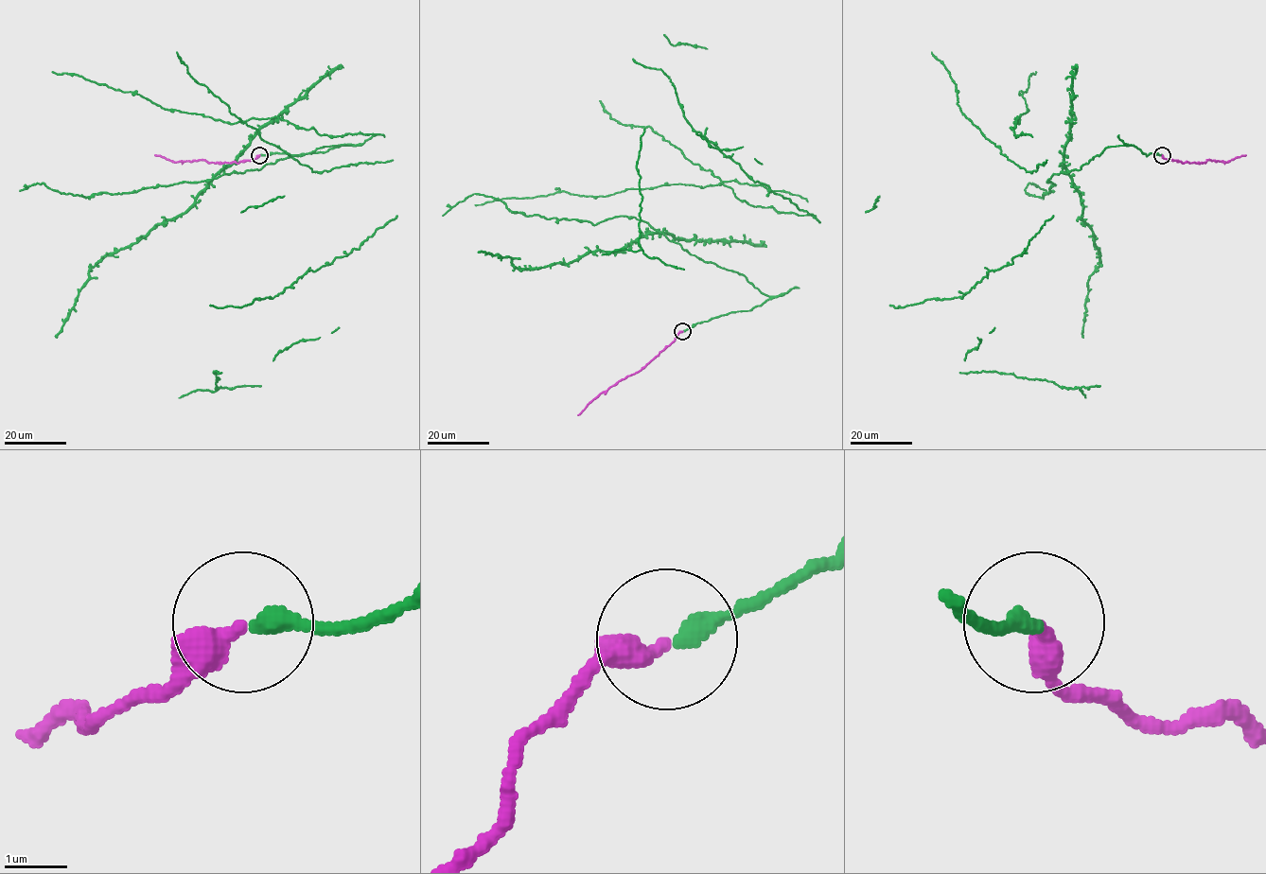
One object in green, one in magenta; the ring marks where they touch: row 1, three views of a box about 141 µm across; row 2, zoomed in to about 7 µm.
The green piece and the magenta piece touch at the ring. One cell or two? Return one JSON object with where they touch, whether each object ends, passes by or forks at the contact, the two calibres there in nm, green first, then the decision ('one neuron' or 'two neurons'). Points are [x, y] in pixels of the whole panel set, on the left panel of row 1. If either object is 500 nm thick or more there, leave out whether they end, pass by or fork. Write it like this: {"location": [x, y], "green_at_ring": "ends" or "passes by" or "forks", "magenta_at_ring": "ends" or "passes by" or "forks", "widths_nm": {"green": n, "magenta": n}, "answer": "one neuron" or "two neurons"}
{"location": [259, 155], "green_at_ring": "ends", "magenta_at_ring": "ends", "widths_nm": {"green": 300, "magenta": 360}, "answer": "one neuron"}

